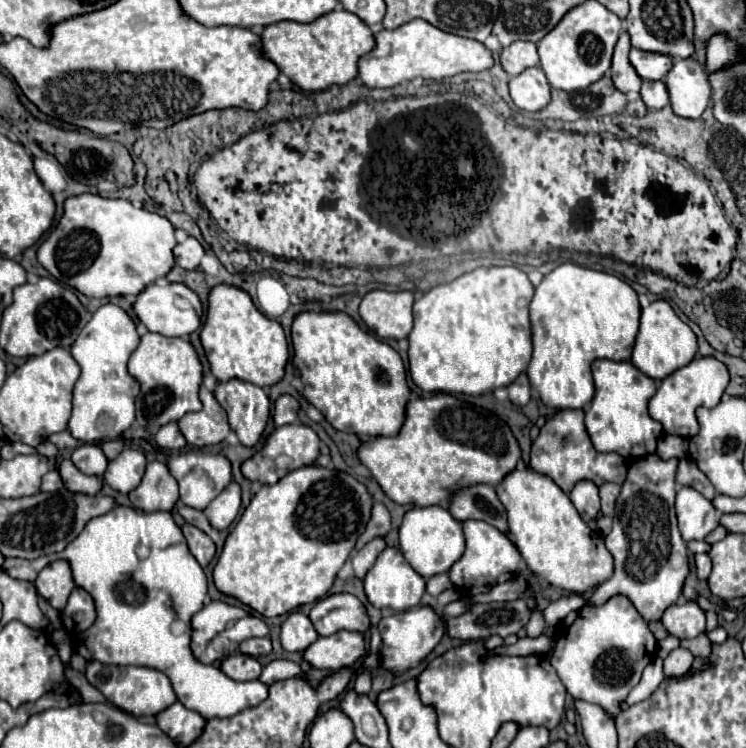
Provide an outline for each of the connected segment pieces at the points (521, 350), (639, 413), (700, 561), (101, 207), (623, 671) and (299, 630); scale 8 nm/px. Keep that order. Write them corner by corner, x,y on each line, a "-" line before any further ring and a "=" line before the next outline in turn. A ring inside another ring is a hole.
479,267
463,273
451,283
437,285
423,293
413,305
413,329
409,333
409,373
415,385
427,393
465,393
481,395
505,387
523,373
531,359
529,303
533,285
525,271
509,267
=
597,359
593,363
593,379
595,397
585,413
585,427
595,449
603,453
615,451
631,461
655,453
657,441
663,435
661,423
657,423
647,411
647,403
657,389
655,381
637,371
633,363
611,359
=
699,553
695,555
695,567
697,567
697,577
699,579
707,579
709,573
711,573
711,559
707,553
=
83,193
83,195
75,195
75,197
67,197
65,203
63,203
63,215
59,219
59,223
55,225
55,229
47,235
47,239
39,245
37,249
37,261
63,285
69,285
77,291
81,291
83,295
87,297
117,297
117,295
137,295
139,291
145,289
145,285
153,283
157,277
165,277
169,273
169,269
173,267
173,253
171,249
175,247
175,235
173,235
173,225
169,223
169,219
157,215
157,213
151,213
151,211
145,211
145,209
137,209
133,207
129,201
125,199
105,199
105,197
99,197
99,195
93,195
93,193
=
615,595
601,607
585,605
579,611
571,611
557,625
557,649
551,657
551,665
573,699
583,699
601,705
609,715
615,717
619,713
619,705
625,701
629,691
639,683
645,665
651,663
655,655
657,655
657,639
647,627
647,621
641,619
641,613
633,607
633,603
629,603
625,595
=
293,611
281,625
281,645
285,651
305,651
309,643
315,643
319,639
311,619
301,613

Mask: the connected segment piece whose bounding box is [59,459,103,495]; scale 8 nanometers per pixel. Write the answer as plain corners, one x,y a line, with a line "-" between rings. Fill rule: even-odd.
63,459
59,463
59,473
61,473
61,479
65,483
65,487
73,493
83,493
83,495
97,495
103,487
103,481
101,477
95,477
95,475
85,475
81,473
73,461
69,459

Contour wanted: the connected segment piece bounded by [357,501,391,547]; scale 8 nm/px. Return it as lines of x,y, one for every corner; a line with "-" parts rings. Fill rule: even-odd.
375,501
373,511
371,511
371,519
365,527
365,533
361,533
357,539
357,547
363,547
373,537
385,537
389,529
391,529
391,515
383,503

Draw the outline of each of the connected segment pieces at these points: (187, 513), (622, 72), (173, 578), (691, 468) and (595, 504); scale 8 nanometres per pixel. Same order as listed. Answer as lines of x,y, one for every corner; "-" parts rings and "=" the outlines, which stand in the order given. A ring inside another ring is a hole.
179,505
179,509
177,509
177,511
181,513
181,517
183,517
187,523
191,523
191,525
199,527
199,529
201,529
201,531
205,531
207,535
213,531
213,527
209,525
209,521
207,521
207,517
205,517
205,513
203,513
203,511
193,509
193,507
185,507
185,505
=
623,31
619,35
619,41
617,41
615,53
613,53
613,61
611,61
611,79
613,79
613,85
621,93
639,93
643,81
639,79
639,75
635,73
635,69
629,63
629,57
627,57
629,49
631,49
629,35
627,35
627,31
=
117,505
109,513
93,517
61,555
45,555
33,561
5,559
3,571
15,579
35,581
45,565
59,559
69,563
75,585
89,591
97,607
95,623
78,635
75,644
81,657
105,665
145,665
165,671
177,699
205,719
233,717
267,699
269,687
261,681
233,681
219,667
203,665
193,657
189,649
191,617
209,603
207,577
189,553
171,513
139,513
-
139,545
149,547
147,559
137,557
-
169,545
177,545
177,551
163,551
=
683,457
679,459
679,467
677,467
677,483
679,485
689,485
695,487
701,495
705,495
707,499
713,499
715,487
711,485
711,481
707,479
707,475
697,467
697,463
693,463
691,457
=
579,481
573,491
571,491
571,503
575,505
575,509
579,511
581,519
585,523
589,523
591,519
597,519
599,515
599,495
597,495
597,487
591,481

